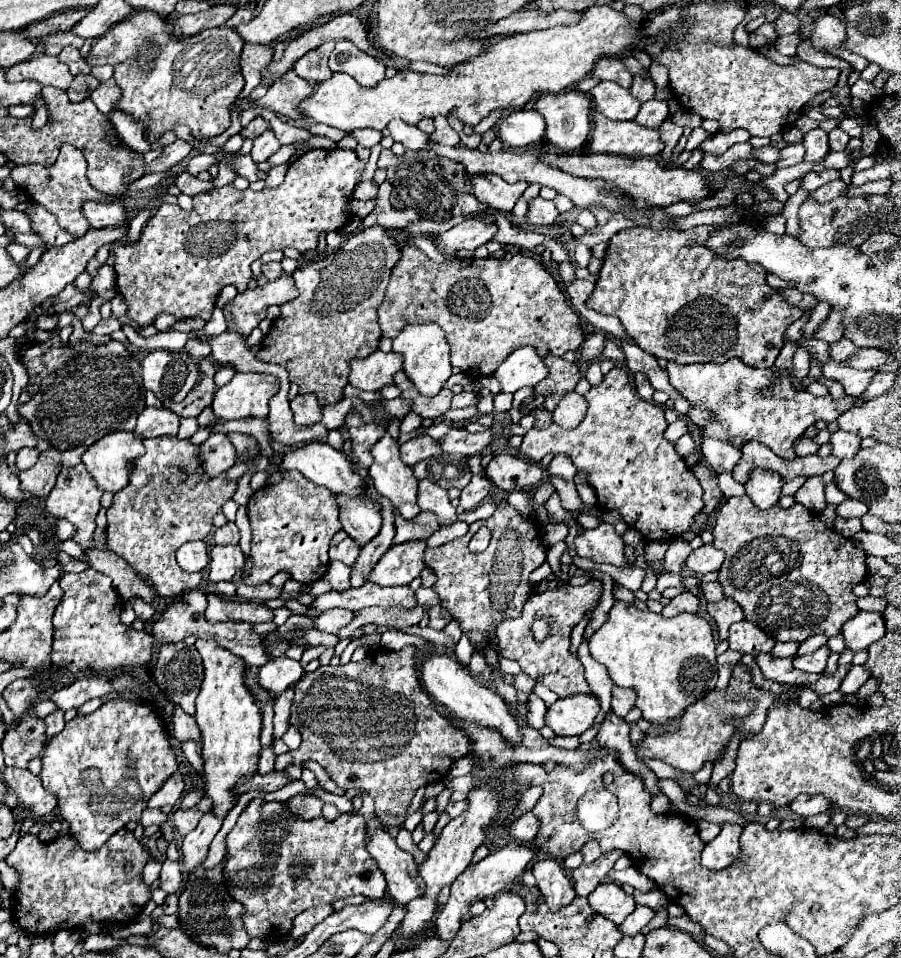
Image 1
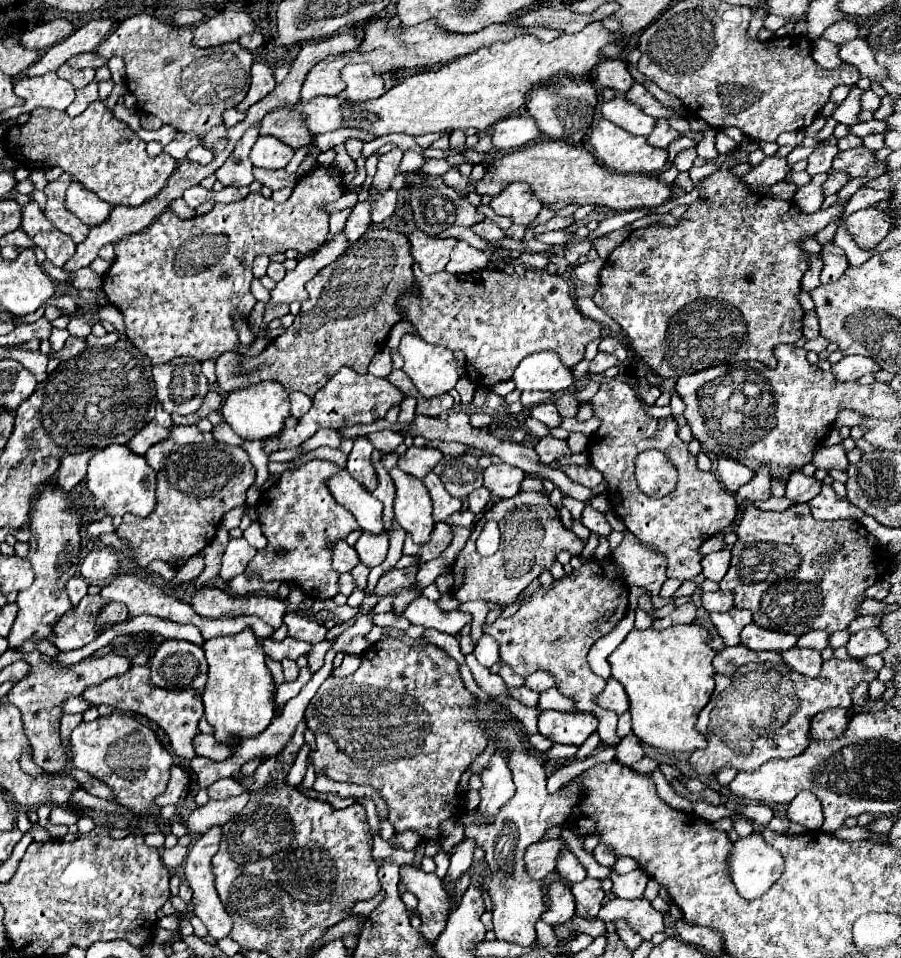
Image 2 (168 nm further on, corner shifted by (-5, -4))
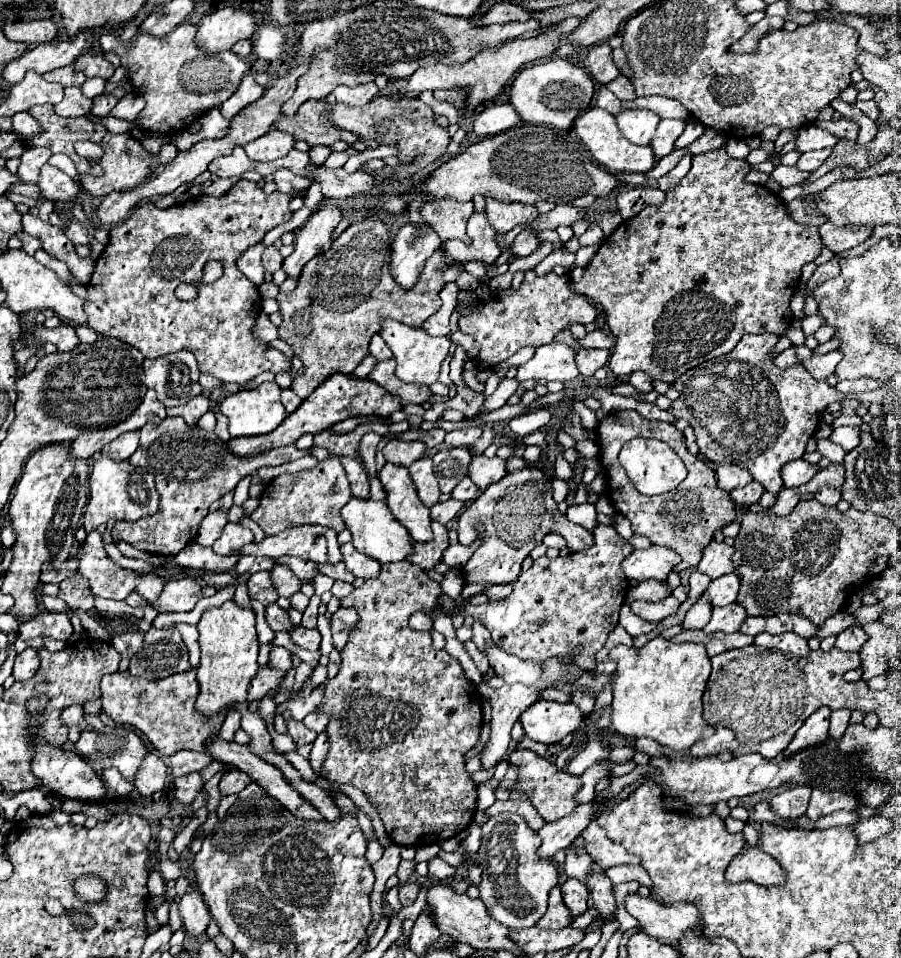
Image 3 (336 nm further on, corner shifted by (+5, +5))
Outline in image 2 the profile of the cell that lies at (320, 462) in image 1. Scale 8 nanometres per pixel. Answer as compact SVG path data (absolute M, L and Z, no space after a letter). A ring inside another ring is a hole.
M341 470L329 480L329 490L339 504L343 504L355 518L363 532L383 534L385 526L381 522L383 506L365 488L361 488L347 470Z

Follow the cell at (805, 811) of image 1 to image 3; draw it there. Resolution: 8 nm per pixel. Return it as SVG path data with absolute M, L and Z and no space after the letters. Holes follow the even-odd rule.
M791 787L785 793L775 795L769 801L769 805L783 819L797 819L797 817L805 815L807 805L809 805L809 797L811 797L811 789L807 789L807 787Z

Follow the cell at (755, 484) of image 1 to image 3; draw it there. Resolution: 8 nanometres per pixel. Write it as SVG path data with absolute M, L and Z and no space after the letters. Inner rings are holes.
M795 459L789 461L787 465L783 465L781 469L781 479L783 479L783 487L791 489L791 487L801 487L805 483L809 483L815 475L817 475L819 467L817 465L809 465L805 459Z

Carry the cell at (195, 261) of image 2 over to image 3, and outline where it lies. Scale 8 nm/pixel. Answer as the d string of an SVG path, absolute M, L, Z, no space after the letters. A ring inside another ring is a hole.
M239 181L221 197L193 197L169 209L159 209L153 203L139 205L127 221L117 223L109 231L109 245L95 261L95 271L87 285L87 325L105 337L117 337L137 347L145 357L161 357L179 349L189 349L195 355L199 369L215 375L223 383L245 383L263 371L289 371L291 361L281 351L269 349L267 343L251 335L255 317L261 313L261 295L257 287L241 275L235 261L247 247L261 243L267 231L291 219L291 199L293 195L279 191L265 195L253 181ZM211 259L221 261L225 273L215 283L203 285L197 299L179 301L175 297L175 287L179 283L199 281L203 265Z

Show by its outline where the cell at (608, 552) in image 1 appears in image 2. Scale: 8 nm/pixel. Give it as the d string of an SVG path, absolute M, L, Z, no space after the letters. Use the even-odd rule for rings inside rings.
M625 532L621 546L611 556L623 566L623 578L629 586L645 588L653 598L657 598L663 582L667 580L667 562L663 554L657 554L653 546L645 546L637 542L631 532Z

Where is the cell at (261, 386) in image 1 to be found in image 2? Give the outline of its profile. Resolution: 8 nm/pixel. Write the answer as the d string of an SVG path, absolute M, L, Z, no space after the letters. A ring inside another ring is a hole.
M261 382L257 386L235 390L227 396L223 408L223 418L227 424L243 438L243 440L265 440L283 430L285 420L291 416L289 412L289 394L283 390L279 382Z

